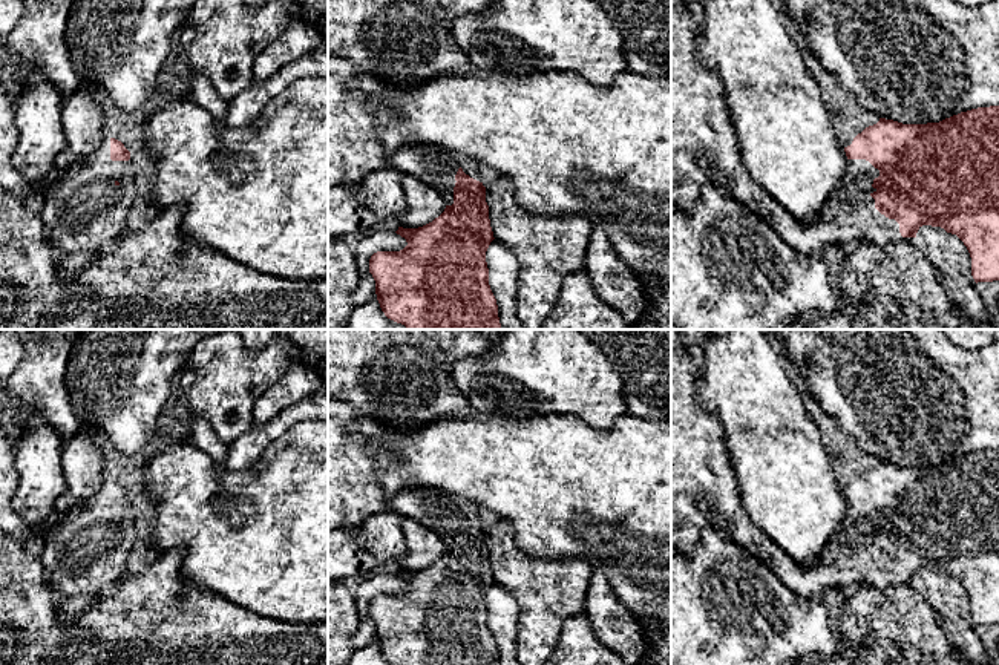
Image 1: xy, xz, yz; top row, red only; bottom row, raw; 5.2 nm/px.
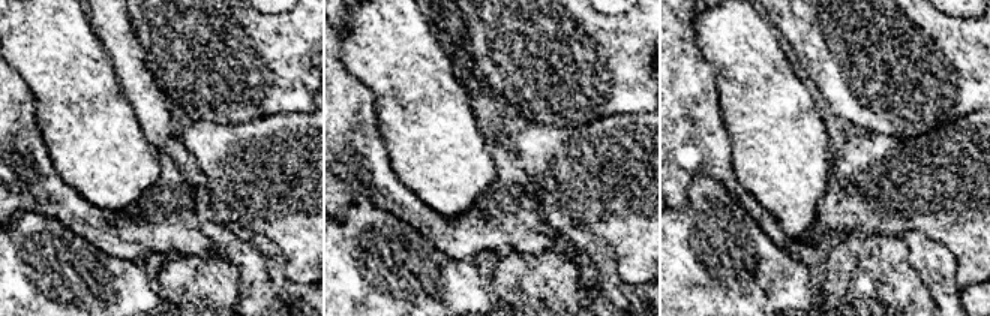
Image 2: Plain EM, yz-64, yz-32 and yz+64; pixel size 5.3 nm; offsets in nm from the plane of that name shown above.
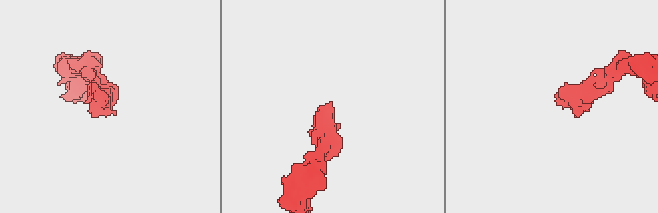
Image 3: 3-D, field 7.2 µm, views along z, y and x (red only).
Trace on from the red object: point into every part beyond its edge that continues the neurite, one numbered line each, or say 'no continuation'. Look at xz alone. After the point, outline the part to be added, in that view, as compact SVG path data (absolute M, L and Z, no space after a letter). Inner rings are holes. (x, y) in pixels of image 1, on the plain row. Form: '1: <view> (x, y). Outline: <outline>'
1: xz (437, 511). Outline: M405 489L388 500L388 510L412 518L434 530L447 549L454 547L455 518L461 510L466 518L483 524L480 506L460 496L450 496L432 489Z

